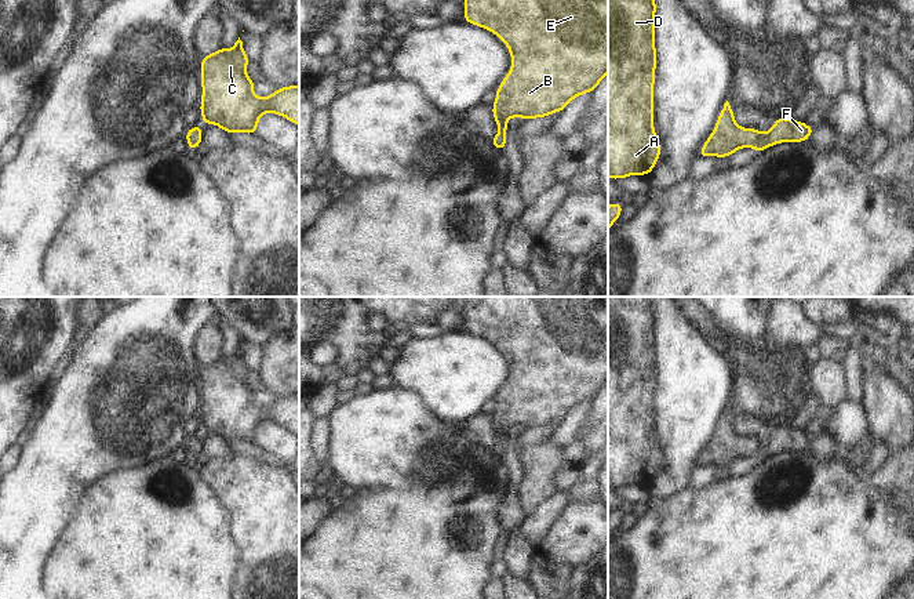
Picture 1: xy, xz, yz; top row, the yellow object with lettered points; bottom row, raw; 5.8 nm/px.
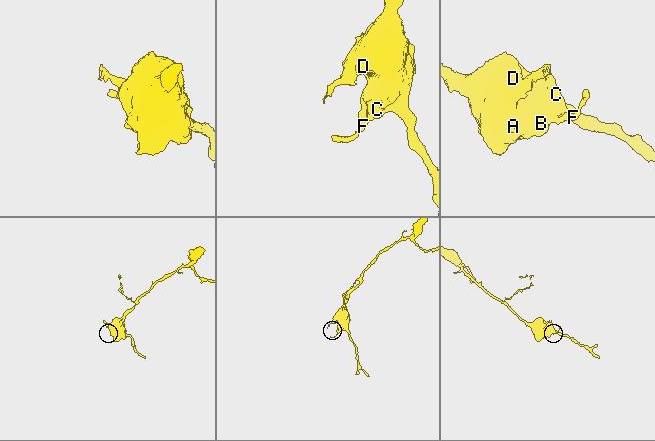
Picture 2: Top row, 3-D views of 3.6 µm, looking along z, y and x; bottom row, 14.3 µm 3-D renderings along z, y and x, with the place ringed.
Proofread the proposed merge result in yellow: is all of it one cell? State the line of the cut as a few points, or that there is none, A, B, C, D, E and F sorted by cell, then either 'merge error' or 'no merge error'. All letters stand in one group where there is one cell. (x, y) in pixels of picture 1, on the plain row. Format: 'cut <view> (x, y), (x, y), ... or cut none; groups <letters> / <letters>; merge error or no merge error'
cut yz (761, 443), (753, 456); groups A B C D E / F; merge error

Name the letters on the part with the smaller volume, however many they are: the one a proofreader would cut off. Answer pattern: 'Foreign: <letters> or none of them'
Foreign: F

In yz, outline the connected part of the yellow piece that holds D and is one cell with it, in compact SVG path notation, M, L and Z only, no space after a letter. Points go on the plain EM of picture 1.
M608 297L608 487L651 483L660 467L653 438L656 311L652 297Z

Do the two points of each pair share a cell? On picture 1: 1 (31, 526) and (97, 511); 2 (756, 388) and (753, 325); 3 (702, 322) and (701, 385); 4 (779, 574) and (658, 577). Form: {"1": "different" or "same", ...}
{"1": "different", "2": "same", "3": "different", "4": "same"}

